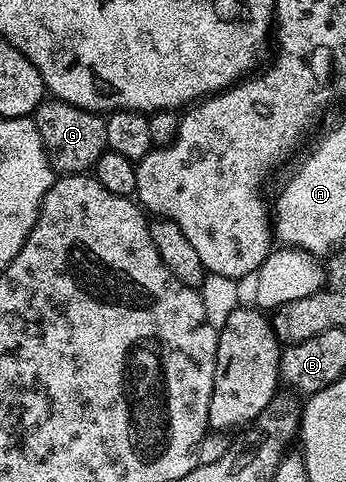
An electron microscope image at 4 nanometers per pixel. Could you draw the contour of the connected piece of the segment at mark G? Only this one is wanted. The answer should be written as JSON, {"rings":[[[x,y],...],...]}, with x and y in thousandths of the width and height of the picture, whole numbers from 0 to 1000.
{"rings":[[[130,205],[107,220],[92,247],[130,299],[142,338],[168,361],[257,359],[283,330],[309,315],[309,272],[295,237],[266,234],[162,205]]]}

